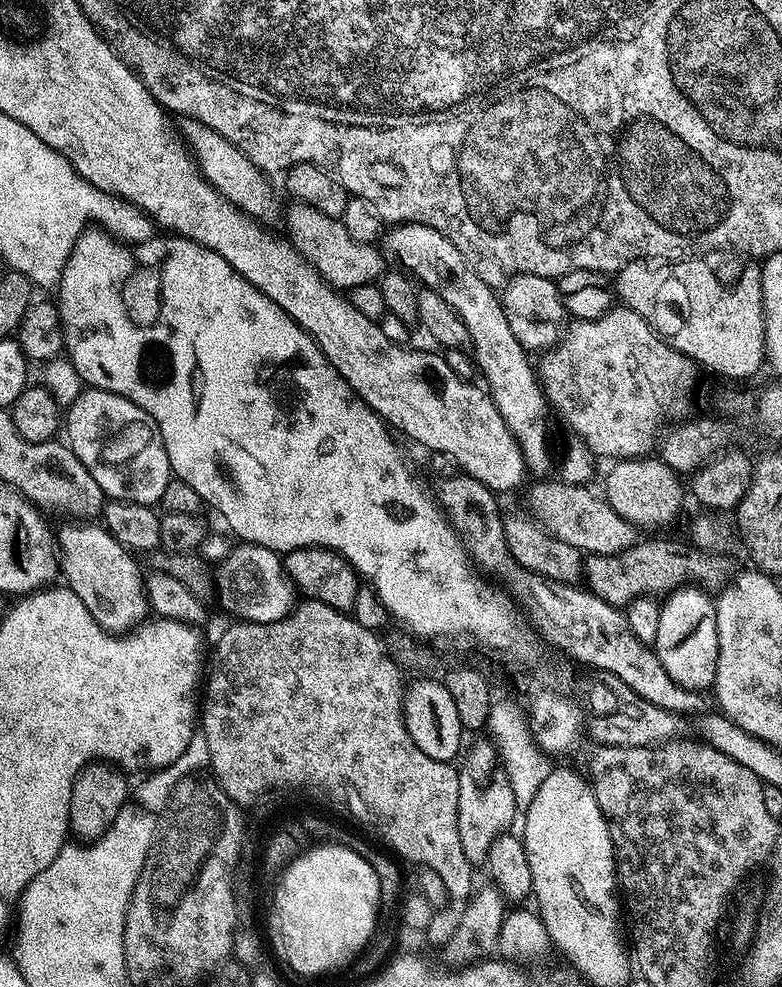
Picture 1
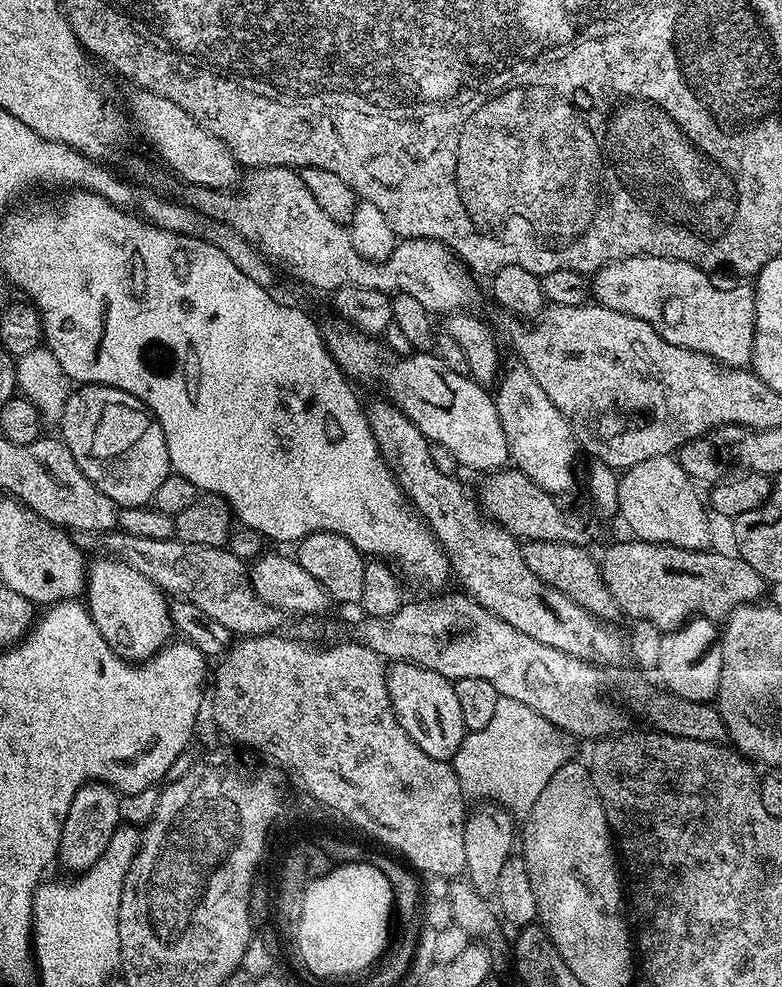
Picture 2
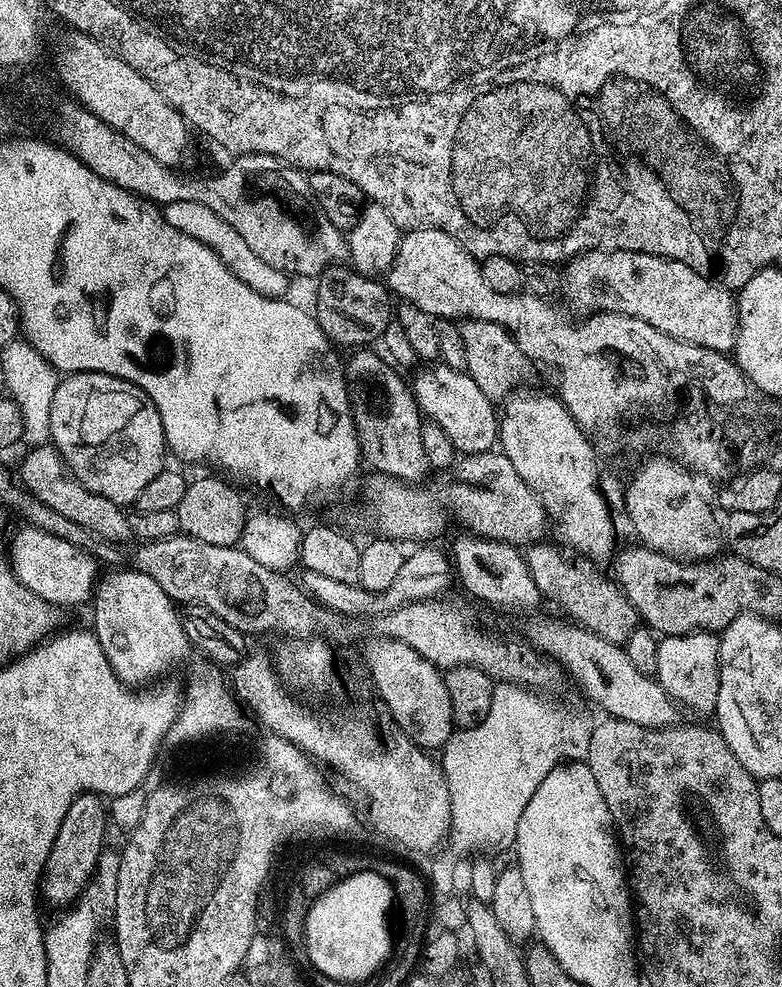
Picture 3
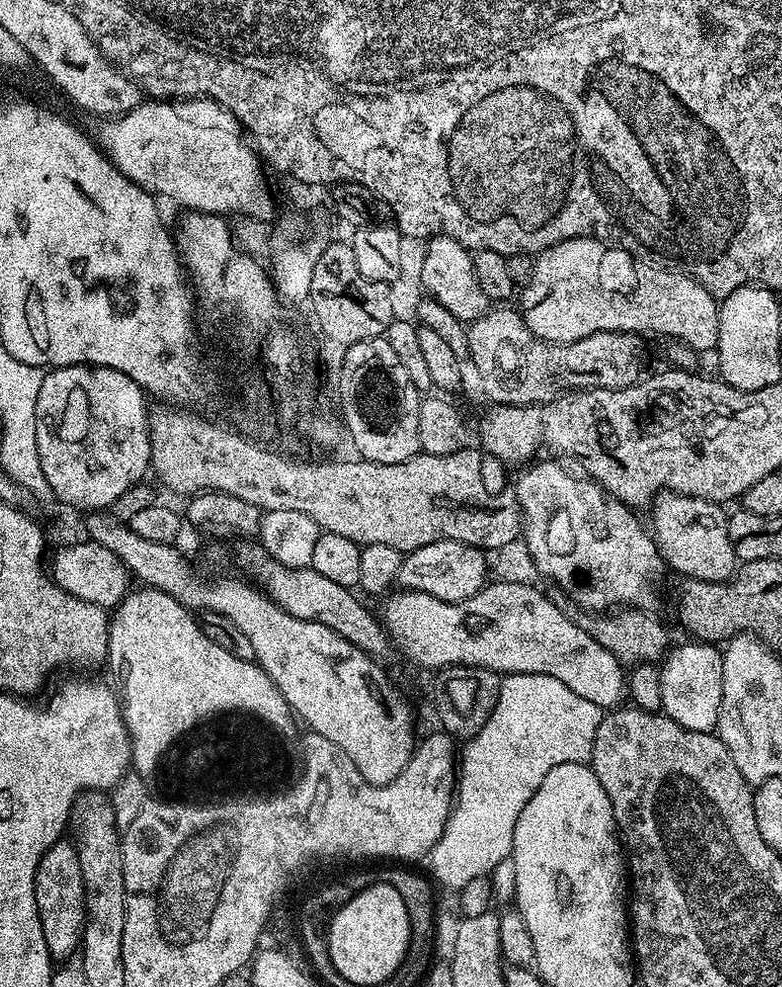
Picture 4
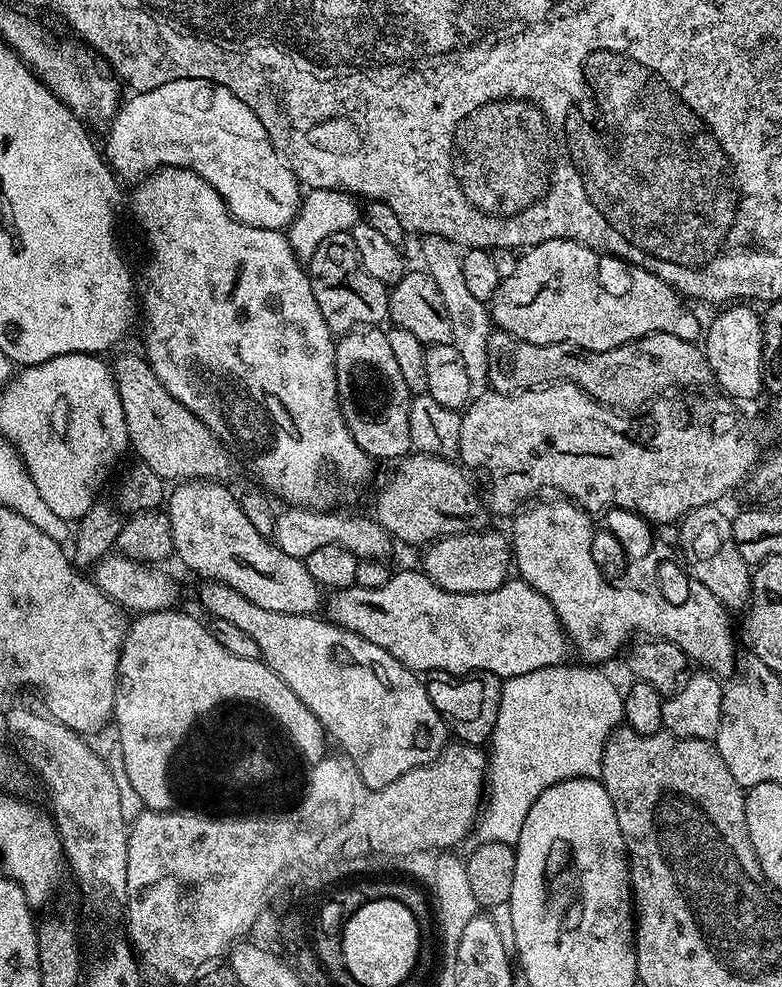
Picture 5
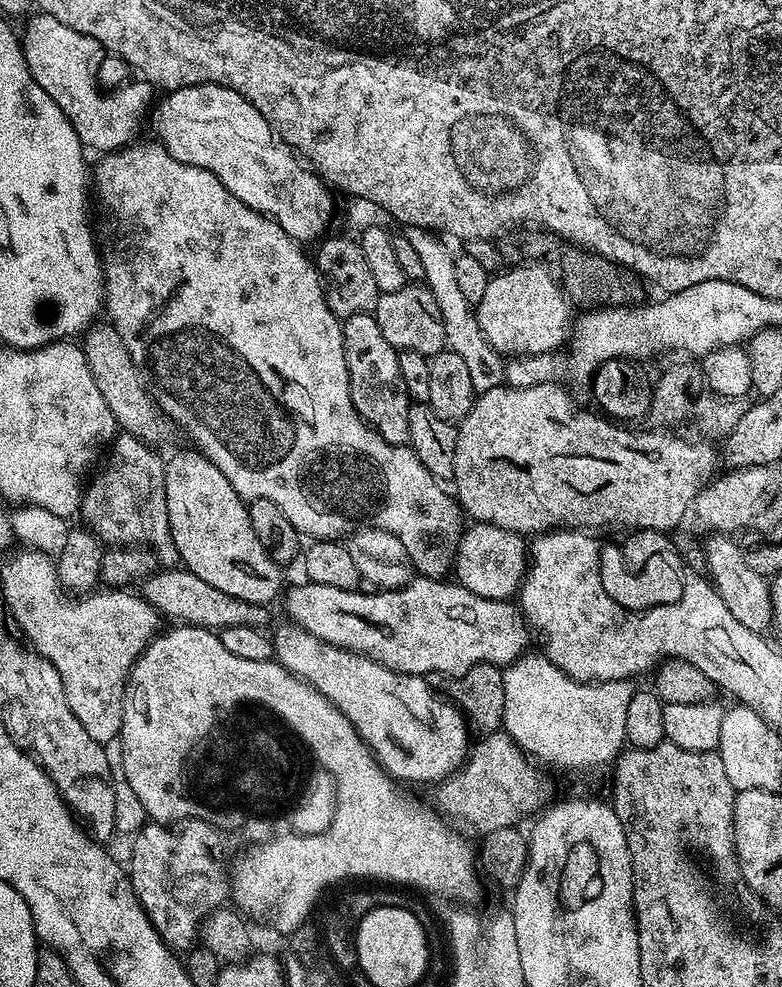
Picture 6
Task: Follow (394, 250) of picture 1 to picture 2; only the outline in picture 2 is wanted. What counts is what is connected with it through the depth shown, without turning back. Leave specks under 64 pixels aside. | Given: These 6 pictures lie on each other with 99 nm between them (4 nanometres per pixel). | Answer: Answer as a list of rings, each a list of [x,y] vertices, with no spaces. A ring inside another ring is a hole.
[[[513,362],[507,368],[508,365],[495,385],[494,399],[498,422],[502,422],[502,434],[506,434],[511,463],[542,490],[553,494],[570,491],[576,484],[572,467],[578,453],[572,423],[564,417],[562,410],[558,410],[558,406],[554,406],[554,402],[550,402],[550,398],[546,398],[546,390],[534,382],[528,367]]]

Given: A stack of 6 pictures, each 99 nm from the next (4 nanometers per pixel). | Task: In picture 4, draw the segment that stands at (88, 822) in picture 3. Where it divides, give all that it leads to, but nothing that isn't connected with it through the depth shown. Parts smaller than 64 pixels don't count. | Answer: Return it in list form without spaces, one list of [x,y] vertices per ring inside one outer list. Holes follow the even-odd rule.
[[[62,838],[38,862],[34,878],[34,902],[38,902],[38,918],[42,922],[42,935],[46,937],[48,953],[53,961],[64,962],[77,955],[80,940],[84,936],[84,919],[86,918],[86,894],[82,882],[82,866],[78,862],[78,850],[71,839]]]

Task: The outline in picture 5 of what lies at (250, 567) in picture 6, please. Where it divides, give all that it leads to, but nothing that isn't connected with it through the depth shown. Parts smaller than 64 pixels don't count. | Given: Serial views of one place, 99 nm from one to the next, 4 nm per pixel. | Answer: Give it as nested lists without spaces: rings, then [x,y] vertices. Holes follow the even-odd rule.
[[[206,479],[185,480],[177,483],[173,488],[176,489],[174,489],[173,492],[171,489],[170,495],[166,500],[166,511],[170,518],[170,528],[172,530],[172,550],[175,559],[180,559],[190,571],[197,572],[198,575],[204,576],[200,578],[203,578],[205,581],[225,584],[226,586],[230,586],[230,590],[238,590],[238,594],[242,594],[242,598],[246,598],[250,602],[254,602],[254,606],[262,606],[262,610],[274,610],[278,614],[306,616],[315,613],[317,611],[315,608],[318,607],[319,604],[321,607],[322,596],[320,600],[320,595],[322,595],[322,589],[314,578],[310,578],[310,570],[306,567],[306,565],[304,565],[303,559],[290,557],[288,554],[284,553],[275,542],[269,539],[269,537],[258,534],[258,530],[254,530],[253,524],[250,523],[250,518],[246,518],[246,514],[242,510],[237,493],[232,493],[231,490],[224,485],[224,482]]]

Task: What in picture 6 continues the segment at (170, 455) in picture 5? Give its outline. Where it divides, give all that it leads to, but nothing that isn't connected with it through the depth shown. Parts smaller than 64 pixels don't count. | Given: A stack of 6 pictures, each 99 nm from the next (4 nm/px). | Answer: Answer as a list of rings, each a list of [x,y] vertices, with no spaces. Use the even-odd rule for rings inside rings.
[[[96,322],[83,333],[82,347],[84,357],[90,366],[90,374],[94,374],[94,383],[110,406],[110,414],[114,414],[117,425],[123,431],[137,436],[146,444],[161,446],[174,433],[174,425],[156,404],[156,400],[142,375],[136,367],[134,358],[130,358],[130,350],[126,350],[126,342],[122,342],[122,334],[110,322]]]

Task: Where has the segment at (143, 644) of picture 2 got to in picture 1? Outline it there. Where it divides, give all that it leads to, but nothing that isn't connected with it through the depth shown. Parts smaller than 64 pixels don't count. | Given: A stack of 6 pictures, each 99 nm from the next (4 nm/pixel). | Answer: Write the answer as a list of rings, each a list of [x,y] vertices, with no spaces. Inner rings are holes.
[[[66,522],[58,528],[58,568],[62,573],[63,583],[78,598],[82,598],[82,606],[90,610],[92,617],[108,632],[124,634],[137,627],[149,615],[148,599],[144,593],[145,573],[136,565],[137,557],[122,547],[99,523]]]

